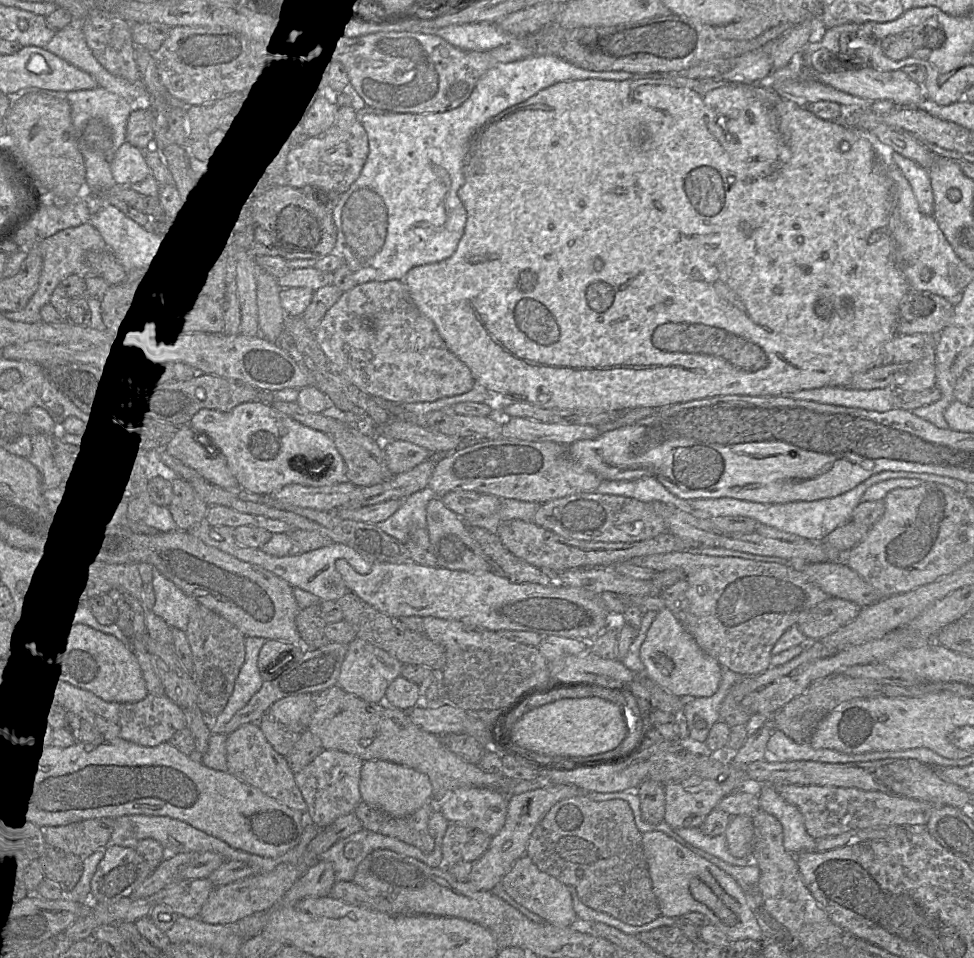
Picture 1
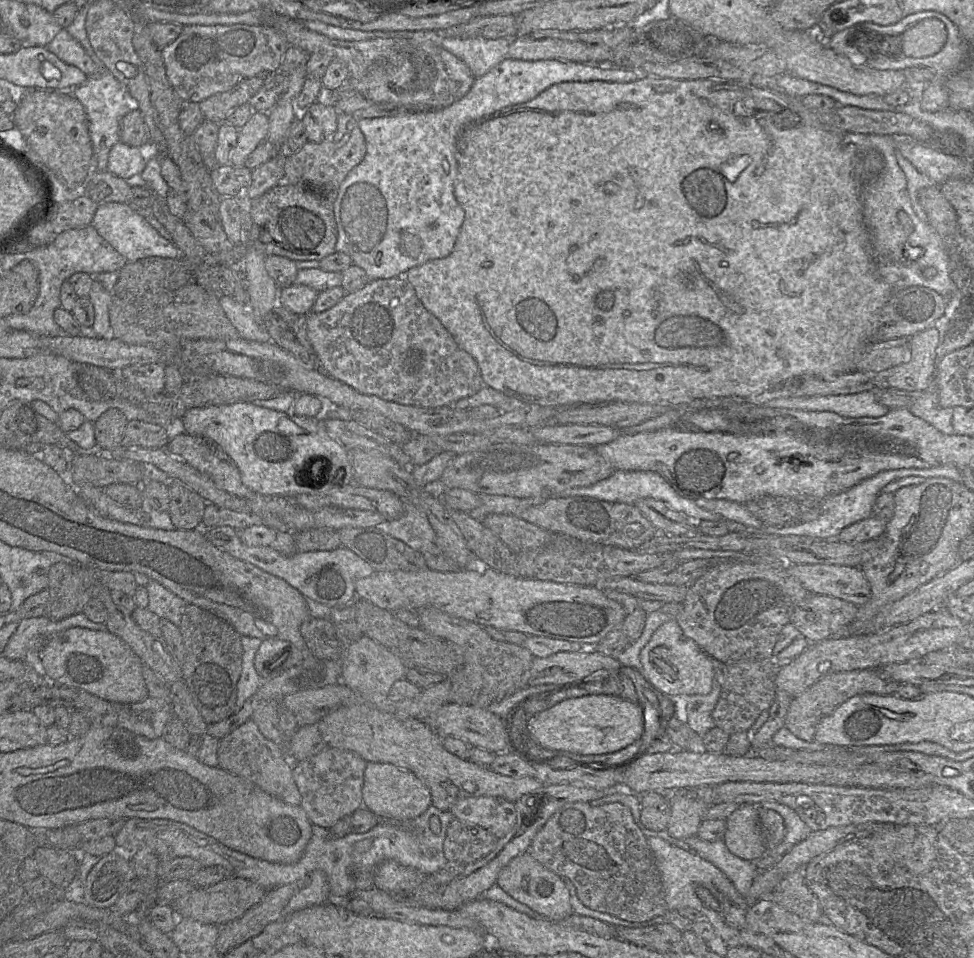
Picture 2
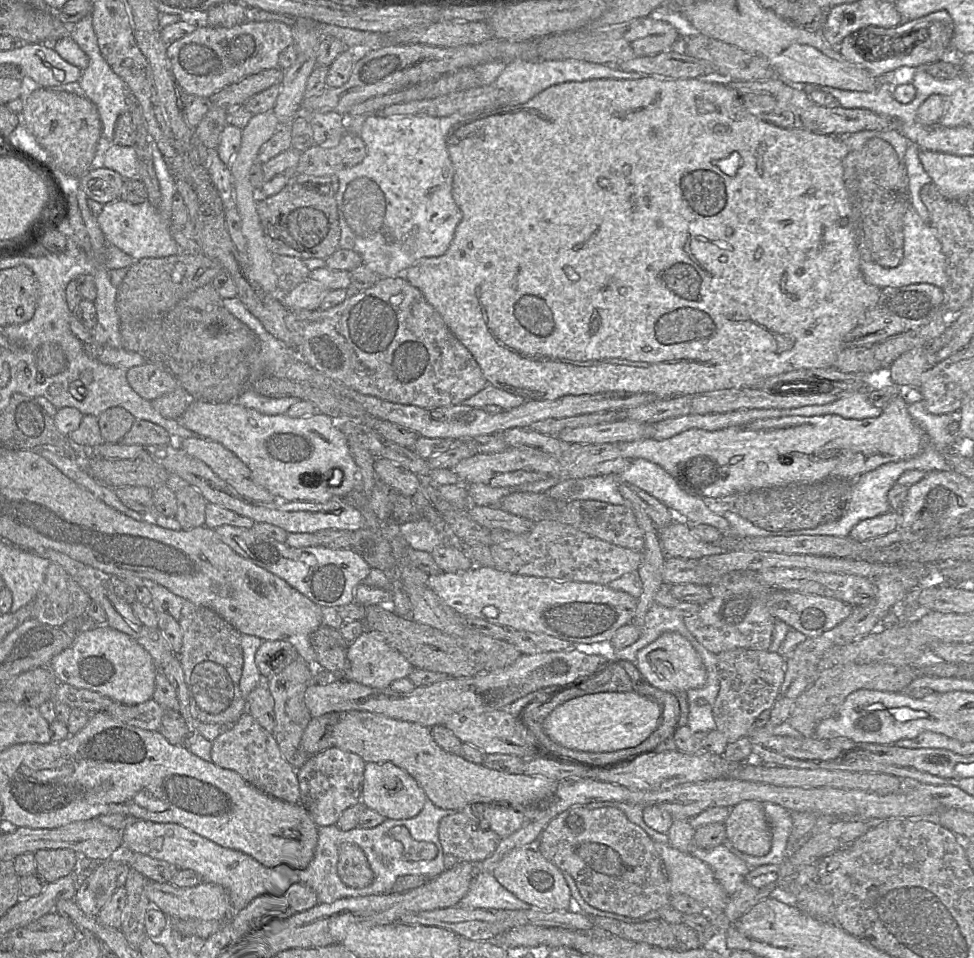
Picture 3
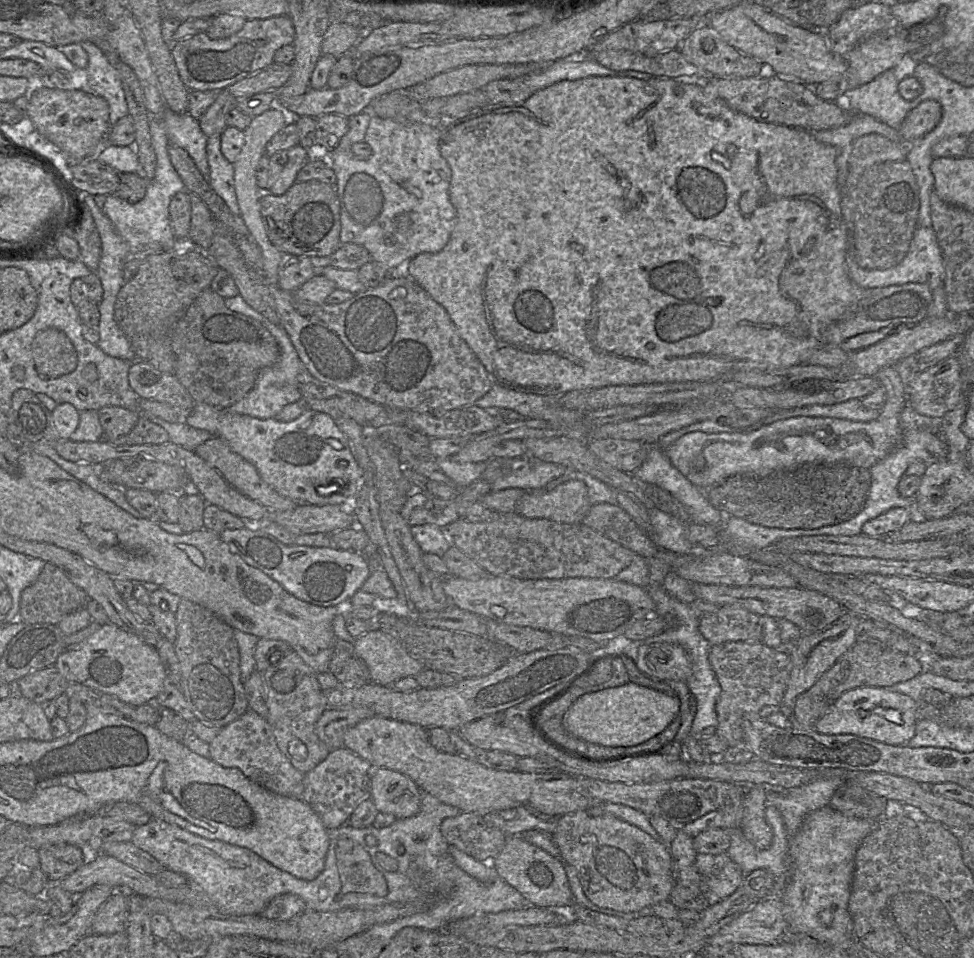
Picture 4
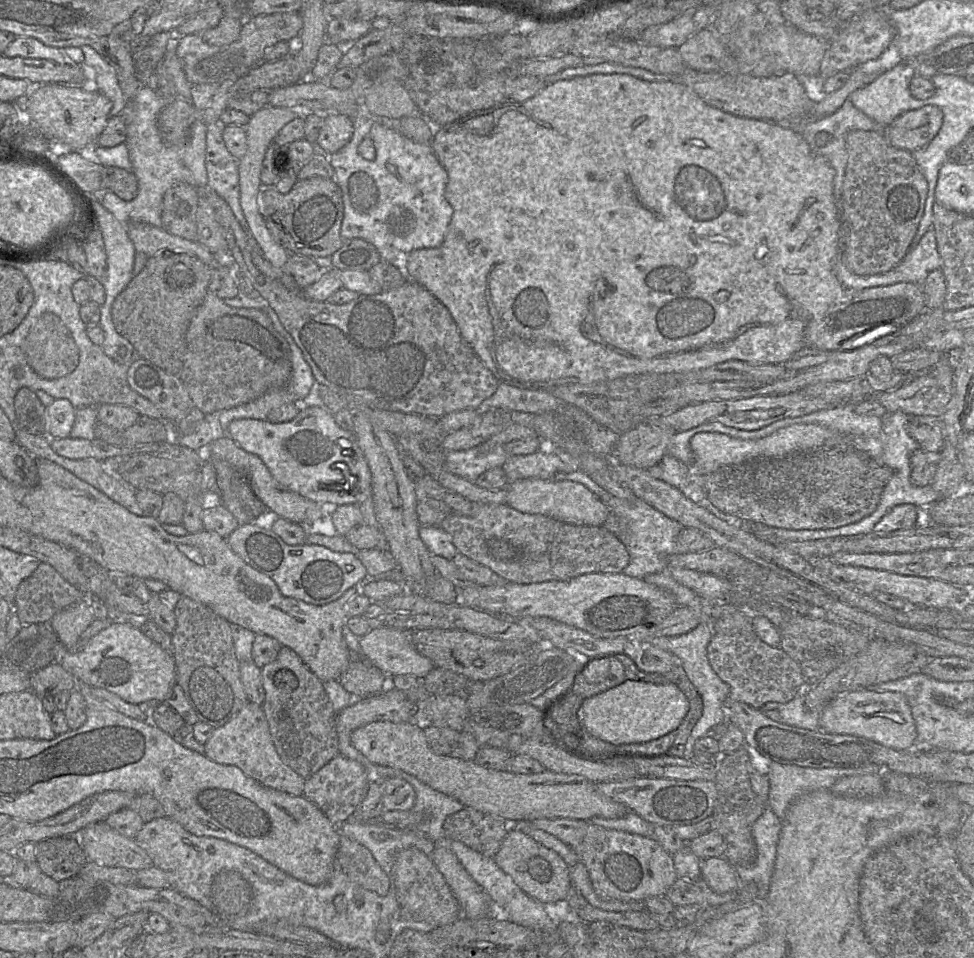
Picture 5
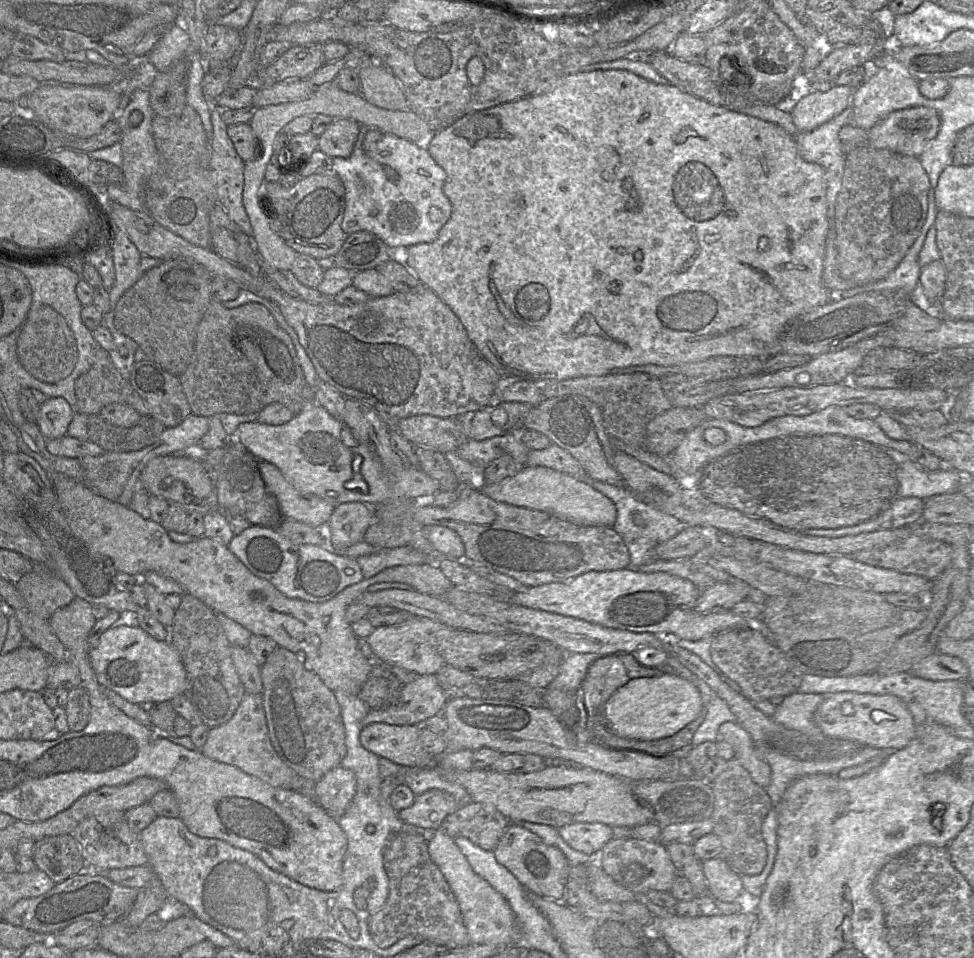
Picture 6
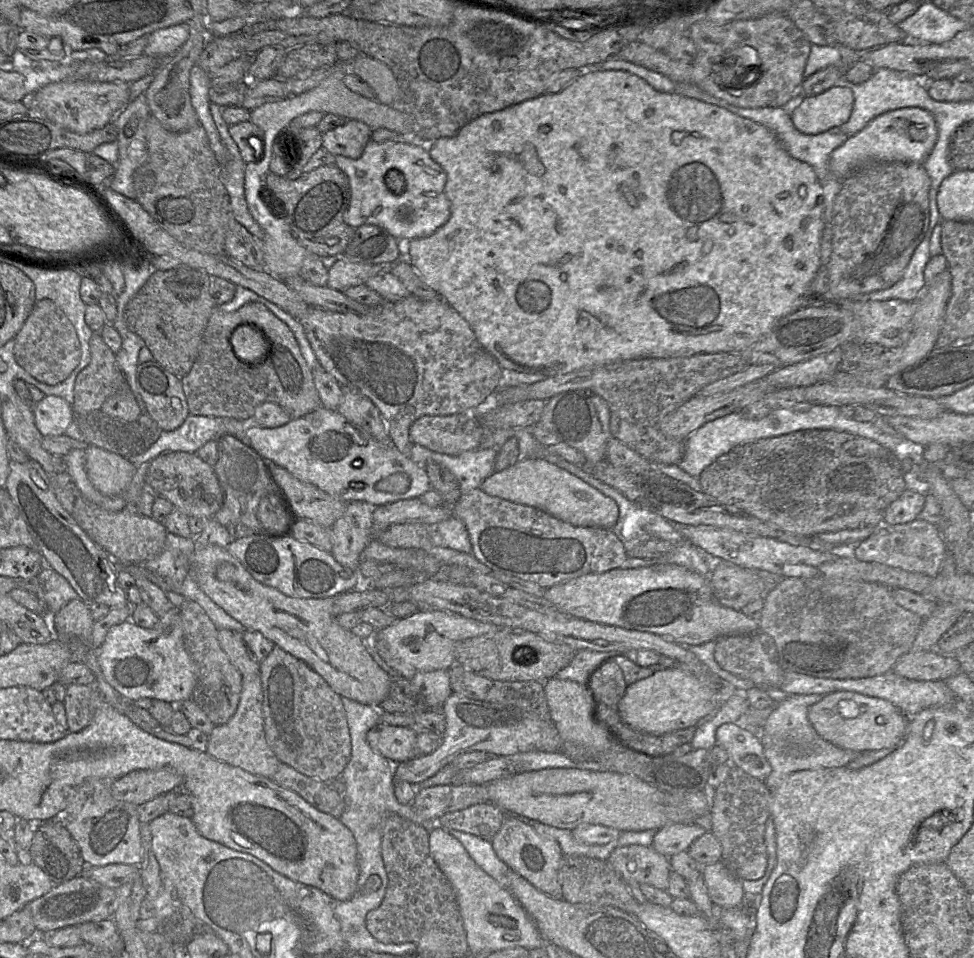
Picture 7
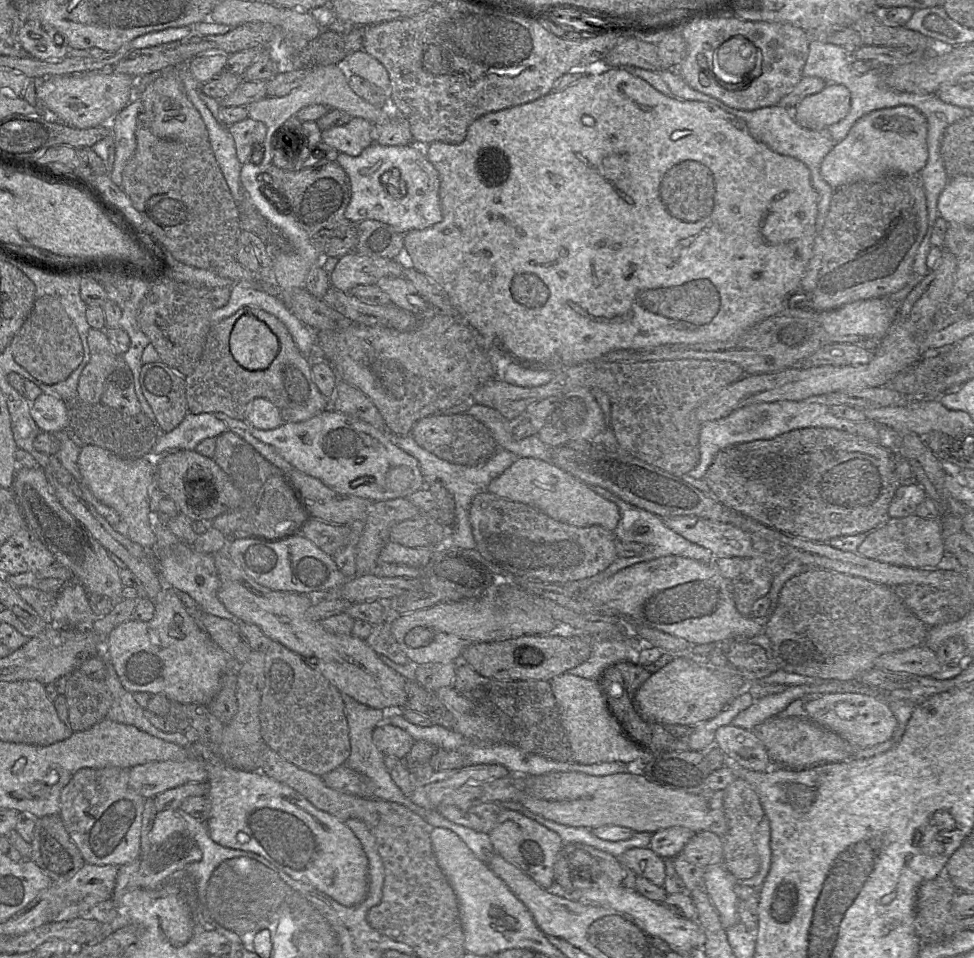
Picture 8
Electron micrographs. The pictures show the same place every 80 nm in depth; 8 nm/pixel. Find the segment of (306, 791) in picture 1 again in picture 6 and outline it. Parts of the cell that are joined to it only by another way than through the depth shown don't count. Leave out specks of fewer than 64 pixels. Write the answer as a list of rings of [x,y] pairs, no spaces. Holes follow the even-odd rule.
[[[338,765],[315,784],[314,799],[329,815],[338,819],[349,807],[356,792],[355,774]]]

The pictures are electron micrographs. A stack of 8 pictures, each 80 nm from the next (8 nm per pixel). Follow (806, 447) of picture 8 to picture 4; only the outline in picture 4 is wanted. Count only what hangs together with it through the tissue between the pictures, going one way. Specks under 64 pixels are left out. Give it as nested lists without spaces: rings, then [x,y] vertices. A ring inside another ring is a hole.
[[[808,463],[766,475],[739,473],[706,491],[718,510],[750,523],[783,529],[814,529],[847,521],[860,513],[871,486],[869,469],[848,463]]]

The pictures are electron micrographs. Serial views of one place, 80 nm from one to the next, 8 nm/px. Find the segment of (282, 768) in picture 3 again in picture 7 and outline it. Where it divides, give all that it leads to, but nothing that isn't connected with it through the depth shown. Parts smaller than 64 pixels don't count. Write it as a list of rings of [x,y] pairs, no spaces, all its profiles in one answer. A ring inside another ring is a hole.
[[[260,675],[244,677],[236,712],[228,722],[212,730],[208,736],[206,753],[216,760],[265,778],[271,779],[277,772],[280,761],[269,747],[264,732]]]

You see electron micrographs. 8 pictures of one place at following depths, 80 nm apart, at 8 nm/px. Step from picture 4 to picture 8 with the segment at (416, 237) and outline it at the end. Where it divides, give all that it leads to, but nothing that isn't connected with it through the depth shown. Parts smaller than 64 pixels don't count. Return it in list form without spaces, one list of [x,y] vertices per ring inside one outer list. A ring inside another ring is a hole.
[[[376,142],[365,148],[359,156],[339,153],[337,163],[347,173],[351,183],[351,199],[345,216],[354,223],[364,220],[377,220],[392,226],[405,234],[413,229],[426,229],[442,220],[439,198],[440,177],[425,155],[425,147],[429,144],[411,144],[399,146],[383,146]]]

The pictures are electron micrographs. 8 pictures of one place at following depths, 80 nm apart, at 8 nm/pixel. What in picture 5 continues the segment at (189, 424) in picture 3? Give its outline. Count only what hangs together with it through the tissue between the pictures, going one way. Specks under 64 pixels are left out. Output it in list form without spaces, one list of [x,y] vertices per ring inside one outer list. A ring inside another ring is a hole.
[[[300,405],[298,415],[284,423],[257,419],[234,420],[228,426],[227,435],[241,449],[258,456],[282,486],[329,510],[339,505],[359,504],[371,495],[371,472],[354,433],[340,428],[332,413],[323,407]]]

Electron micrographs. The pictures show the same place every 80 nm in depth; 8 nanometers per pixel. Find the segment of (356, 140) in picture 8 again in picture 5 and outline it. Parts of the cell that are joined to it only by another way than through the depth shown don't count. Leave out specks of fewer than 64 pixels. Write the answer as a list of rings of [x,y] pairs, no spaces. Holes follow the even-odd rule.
[[[323,114],[323,125],[320,129],[316,147],[318,151],[331,155],[344,147],[353,135],[352,118],[344,114]]]

